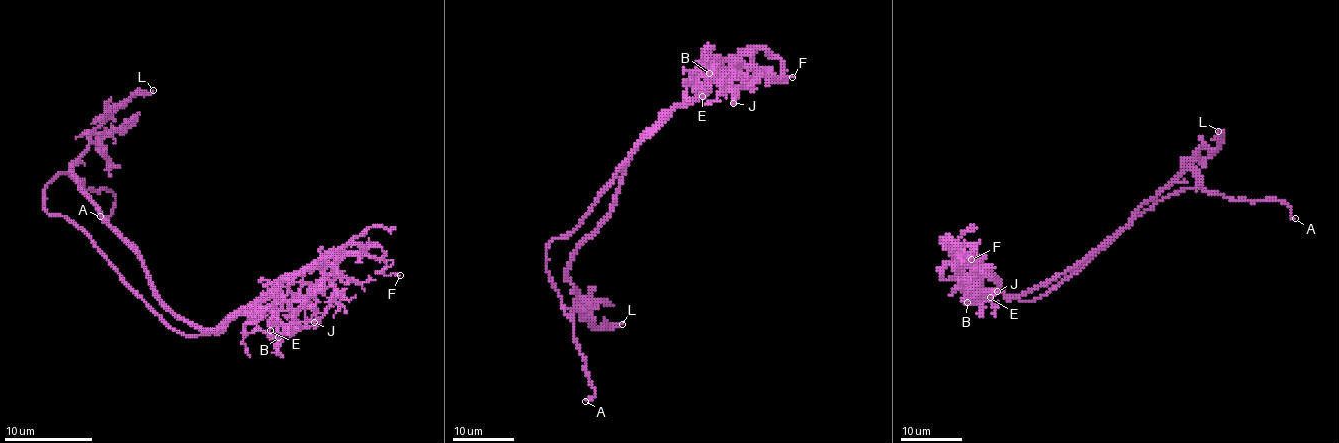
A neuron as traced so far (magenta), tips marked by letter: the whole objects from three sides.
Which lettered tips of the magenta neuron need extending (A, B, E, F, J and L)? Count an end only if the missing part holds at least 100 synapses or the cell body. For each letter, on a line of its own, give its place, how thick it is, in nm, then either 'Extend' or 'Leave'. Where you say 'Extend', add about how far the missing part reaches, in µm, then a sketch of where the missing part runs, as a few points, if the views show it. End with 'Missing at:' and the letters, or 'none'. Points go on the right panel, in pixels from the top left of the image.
A: Place: (1295, 218). Thickness 170 nm. Extend. Missing length about 15 µm. Course of what is missing: (1295, 218), (1298, 213), (1316, 209), (1325, 209), (1330, 215)
B: Place: (967, 302). Thickness 160 nm. Leave
E: Place: (990, 297). Thickness 200 nm. Leave
F: Place: (971, 259). Thickness 140 nm. Leave
J: Place: (997, 291). Thickness 180 nm. Leave
L: Place: (1218, 131). Thickness 240 nm. Leave
Missing at: A

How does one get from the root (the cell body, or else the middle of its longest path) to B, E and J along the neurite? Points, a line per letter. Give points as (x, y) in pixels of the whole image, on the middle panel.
B: (634, 149), (675, 108), (686, 106), (701, 91), (707, 67), (693, 71), (704, 68), (709, 73)
E: (634, 149), (677, 106), (690, 103), (710, 85), (702, 96)
J: (634, 149), (701, 91), (704, 73), (718, 60), (731, 59), (747, 83), (733, 92), (733, 103)

